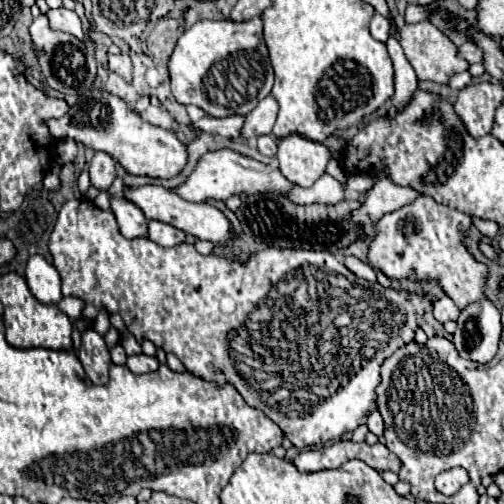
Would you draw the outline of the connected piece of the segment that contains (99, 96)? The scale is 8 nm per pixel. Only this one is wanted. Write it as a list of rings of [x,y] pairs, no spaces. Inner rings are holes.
[[[91,90],[83,102],[77,106],[71,106],[69,112],[61,118],[53,118],[47,122],[47,128],[53,138],[73,138],[75,142],[85,144],[91,150],[101,150],[111,154],[115,160],[121,162],[121,166],[129,174],[139,176],[153,176],[153,178],[173,178],[179,174],[187,162],[187,150],[185,144],[177,140],[175,134],[169,130],[163,130],[153,124],[145,124],[133,110],[127,108],[123,100],[119,100],[113,94]]]

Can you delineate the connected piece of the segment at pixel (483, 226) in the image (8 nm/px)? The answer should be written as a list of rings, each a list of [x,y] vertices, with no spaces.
[[[473,218],[473,224],[481,230],[481,234],[485,234],[485,236],[489,236],[489,238],[495,238],[495,236],[499,236],[499,226],[495,224],[495,222],[491,222],[491,220],[481,220],[481,218]]]

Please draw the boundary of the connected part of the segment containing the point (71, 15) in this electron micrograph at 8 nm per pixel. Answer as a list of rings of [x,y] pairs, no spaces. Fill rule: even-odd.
[[[57,8],[57,10],[49,10],[47,16],[49,16],[49,24],[51,24],[51,28],[61,30],[61,32],[67,32],[67,34],[79,38],[79,40],[85,42],[85,44],[91,44],[91,46],[95,44],[93,40],[89,40],[89,38],[85,36],[85,30],[83,30],[81,18],[79,18],[73,10]]]

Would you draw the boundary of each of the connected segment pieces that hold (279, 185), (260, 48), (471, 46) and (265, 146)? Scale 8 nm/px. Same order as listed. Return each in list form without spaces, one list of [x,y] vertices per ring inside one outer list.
[[[219,148],[205,152],[195,170],[185,178],[185,182],[175,190],[181,198],[189,202],[205,202],[205,200],[227,200],[231,194],[255,194],[255,192],[287,192],[291,190],[291,182],[283,178],[283,174],[271,166],[265,166],[253,158],[247,158],[231,148]]]
[[[255,16],[247,22],[233,20],[201,20],[187,28],[183,36],[177,40],[177,46],[169,60],[171,74],[171,92],[177,102],[189,106],[203,108],[209,116],[223,118],[231,114],[249,114],[259,100],[263,100],[273,88],[273,66],[269,62],[269,50],[263,40],[263,20]]]
[[[465,42],[463,46],[459,46],[459,56],[463,56],[469,64],[483,62],[483,50],[475,42]]]
[[[259,136],[257,138],[257,148],[265,156],[275,156],[277,154],[277,138],[273,138],[273,136]]]

